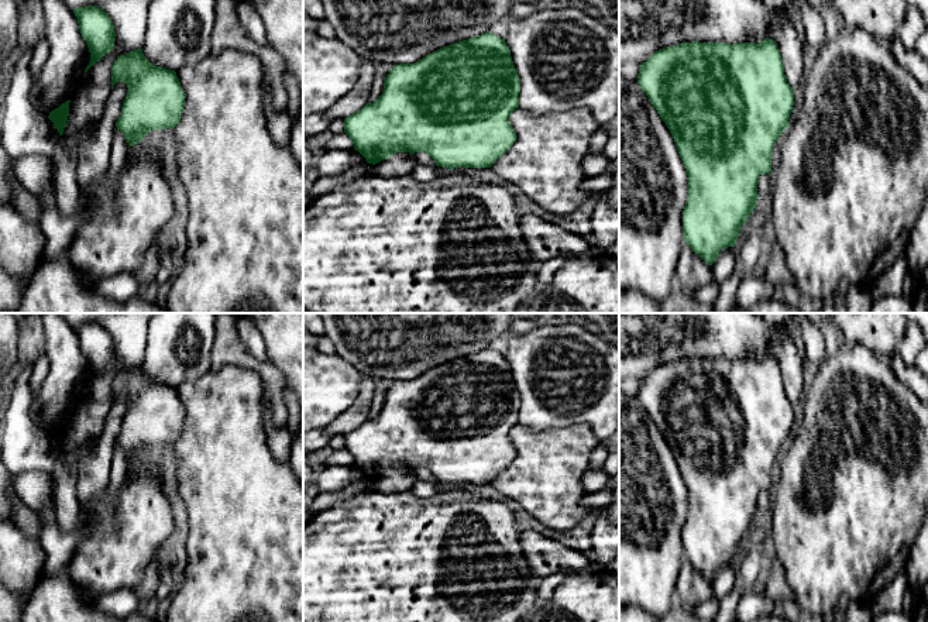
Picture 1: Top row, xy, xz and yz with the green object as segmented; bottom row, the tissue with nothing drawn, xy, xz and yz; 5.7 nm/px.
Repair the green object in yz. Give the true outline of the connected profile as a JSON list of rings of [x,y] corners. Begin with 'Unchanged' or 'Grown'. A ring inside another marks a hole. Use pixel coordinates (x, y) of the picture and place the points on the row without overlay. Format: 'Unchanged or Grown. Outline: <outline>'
Unchanged. Outline: [[[764,354],[762,358],[681,358],[673,362],[666,362],[656,367],[650,374],[647,374],[639,385],[637,399],[642,406],[646,409],[653,423],[660,430],[661,436],[666,439],[670,446],[680,474],[685,482],[688,492],[688,512],[683,528],[683,550],[684,557],[691,563],[691,566],[698,570],[708,581],[712,581],[719,571],[719,567],[736,560],[739,547],[742,542],[749,536],[750,529],[756,525],[759,515],[757,499],[759,494],[763,489],[771,487],[771,470],[776,457],[780,454],[783,447],[790,443],[788,434],[794,422],[794,408],[793,403],[787,399],[784,391],[784,381],[781,370],[776,358],[770,354]]]

